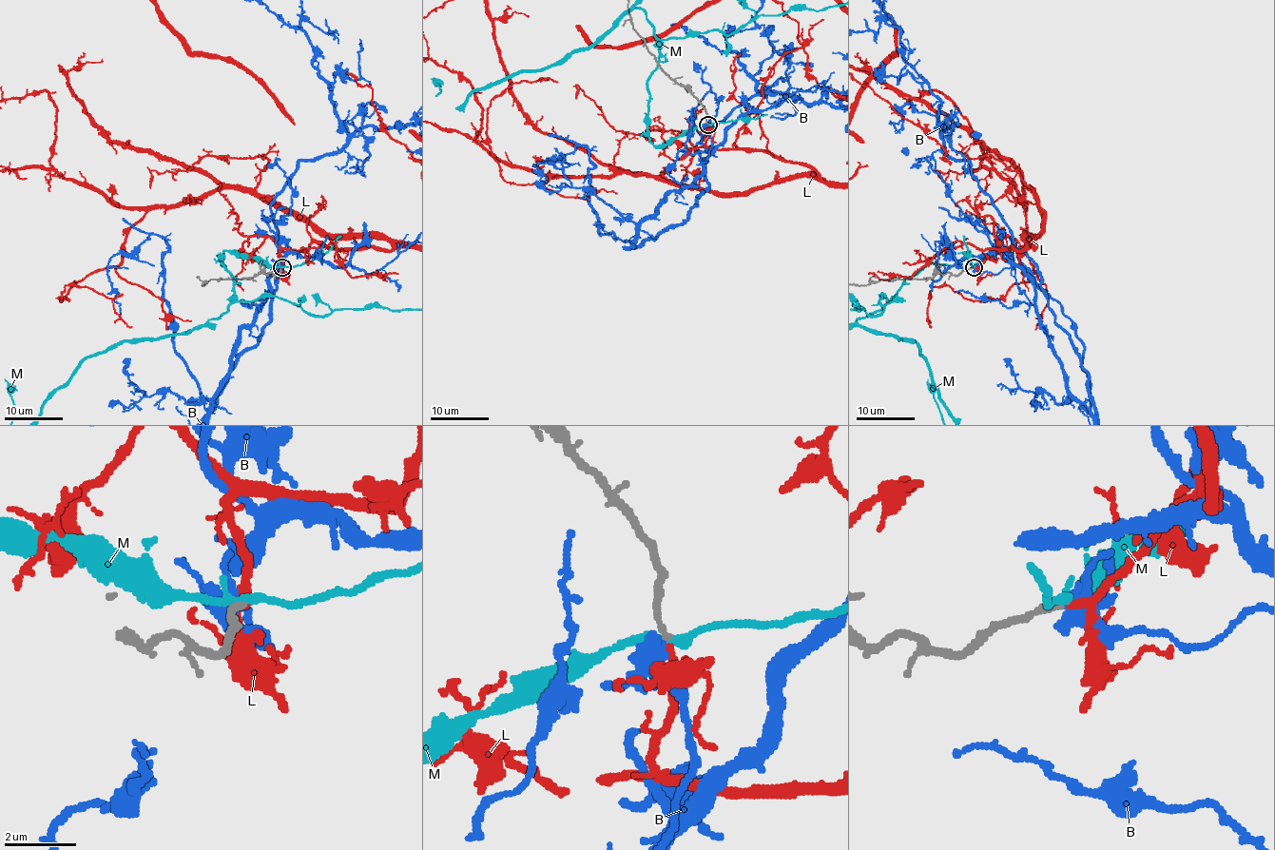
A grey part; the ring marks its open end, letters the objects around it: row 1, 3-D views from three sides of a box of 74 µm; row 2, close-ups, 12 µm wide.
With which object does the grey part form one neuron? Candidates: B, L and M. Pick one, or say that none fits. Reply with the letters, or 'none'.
L

